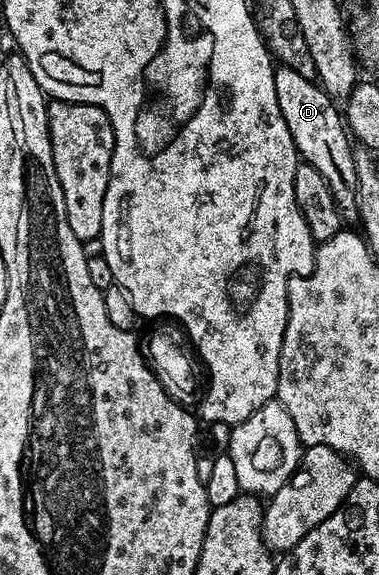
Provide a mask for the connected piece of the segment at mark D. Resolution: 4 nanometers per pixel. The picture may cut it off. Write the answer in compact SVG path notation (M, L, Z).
M279 65L274 76L274 90L282 118L290 129L299 157L318 169L334 196L341 217L352 222L359 219L357 208L357 170L354 168L355 151L343 115L335 102L317 81L302 76L296 69Z

